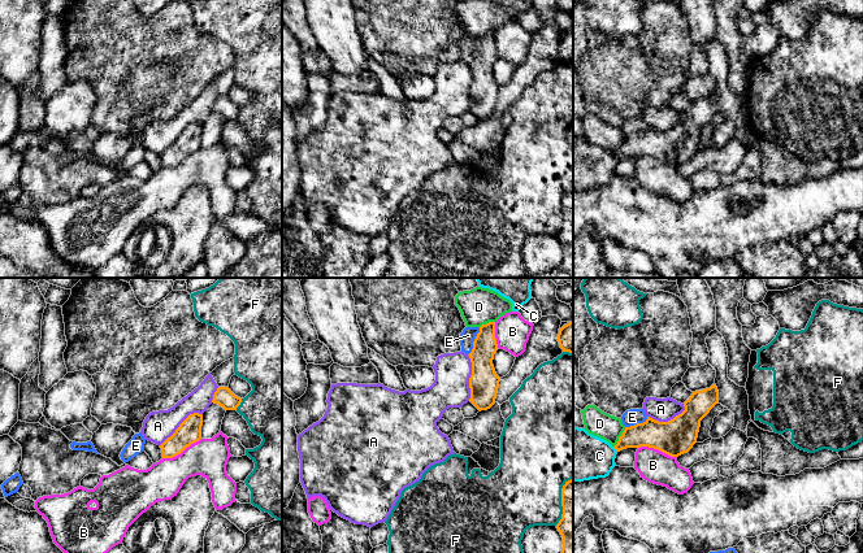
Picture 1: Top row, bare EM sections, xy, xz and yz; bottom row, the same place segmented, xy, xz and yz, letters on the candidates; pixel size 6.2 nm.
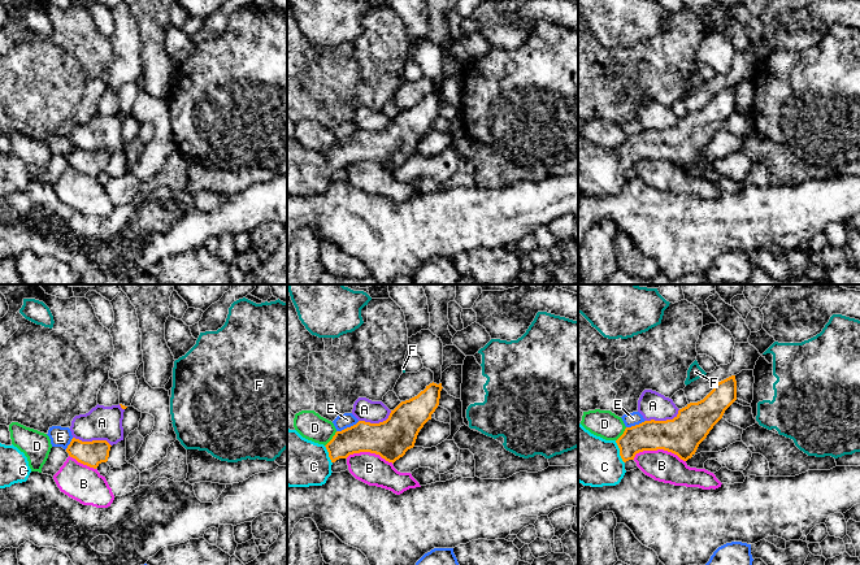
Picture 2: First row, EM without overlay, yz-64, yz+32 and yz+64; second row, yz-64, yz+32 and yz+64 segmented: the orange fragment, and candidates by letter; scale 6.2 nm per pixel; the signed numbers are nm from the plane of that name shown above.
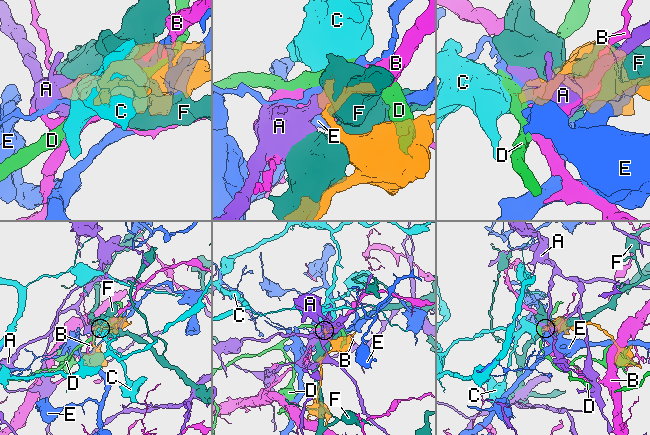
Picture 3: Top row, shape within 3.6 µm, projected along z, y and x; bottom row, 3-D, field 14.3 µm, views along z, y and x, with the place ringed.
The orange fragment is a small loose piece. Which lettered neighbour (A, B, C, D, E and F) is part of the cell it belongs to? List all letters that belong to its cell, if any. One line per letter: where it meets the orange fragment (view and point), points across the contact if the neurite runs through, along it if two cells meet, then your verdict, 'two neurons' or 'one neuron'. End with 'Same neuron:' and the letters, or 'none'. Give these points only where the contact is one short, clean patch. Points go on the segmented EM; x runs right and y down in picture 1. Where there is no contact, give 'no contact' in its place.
A: xz (469, 378) | two neurons
B: xy (181, 452) | two neurons
C: yz (615, 448) | across yz (653, 434), (633, 436), (615, 448), (602, 454), (576, 454) | one neuron
D: yz (619, 438) | along yz (625, 427), (614, 447) | two neurons
E: xz (473, 342) | along xz (480, 327), (473, 348), (468, 355) | two neurons
F: xz (562, 501) | two neurons
Same neuron: C

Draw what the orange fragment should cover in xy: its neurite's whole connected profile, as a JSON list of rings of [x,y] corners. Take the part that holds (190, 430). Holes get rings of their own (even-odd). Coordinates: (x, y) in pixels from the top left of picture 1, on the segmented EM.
[[[190,414],[161,445],[162,458],[173,458],[201,439],[203,414]]]

